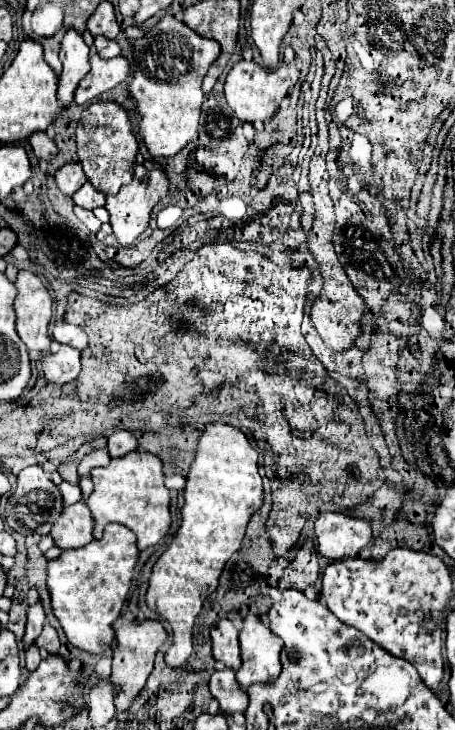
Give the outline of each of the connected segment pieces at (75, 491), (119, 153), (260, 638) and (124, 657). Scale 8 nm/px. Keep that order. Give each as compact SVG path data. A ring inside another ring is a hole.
M62 481L62 483L58 485L58 489L60 489L60 493L62 493L62 497L64 497L64 503L66 503L66 505L78 503L78 501L82 499L82 493L80 493L80 487L78 487L78 485L72 485L72 483Z
M96 101L82 111L76 127L78 163L82 165L88 181L104 195L116 195L122 185L132 181L134 161L138 155L138 139L130 111L116 101Z
M256 615L244 619L240 631L240 655L242 667L236 671L236 679L242 689L254 683L268 683L280 677L280 653L284 643L260 621Z
M118 619L114 623L116 629L116 641L118 647L114 649L114 661L112 661L112 675L110 675L110 683L118 687L118 695L114 699L116 703L116 711L124 713L130 709L130 705L134 703L134 699L138 697L138 693L142 691L142 687L146 685L148 675L152 673L154 667L154 657L158 653L158 649L166 643L168 635L166 629L162 627L160 621L144 621L144 623L128 623L124 619Z

